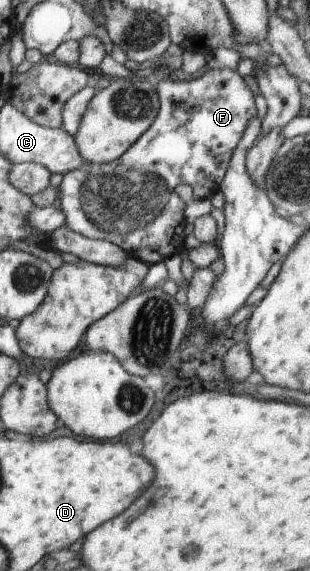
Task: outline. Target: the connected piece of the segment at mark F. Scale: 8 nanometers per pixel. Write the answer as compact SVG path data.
M228 67L209 69L193 80L175 82L167 78L156 84L161 98L161 113L148 132L116 161L104 164L83 161L80 168L68 170L57 188L68 228L86 238L107 240L118 245L129 256L150 262L151 265L185 250L186 203L174 188L187 184L192 186L194 200L210 198L220 188L232 152L248 122L257 114L254 103L256 89L247 78Z

